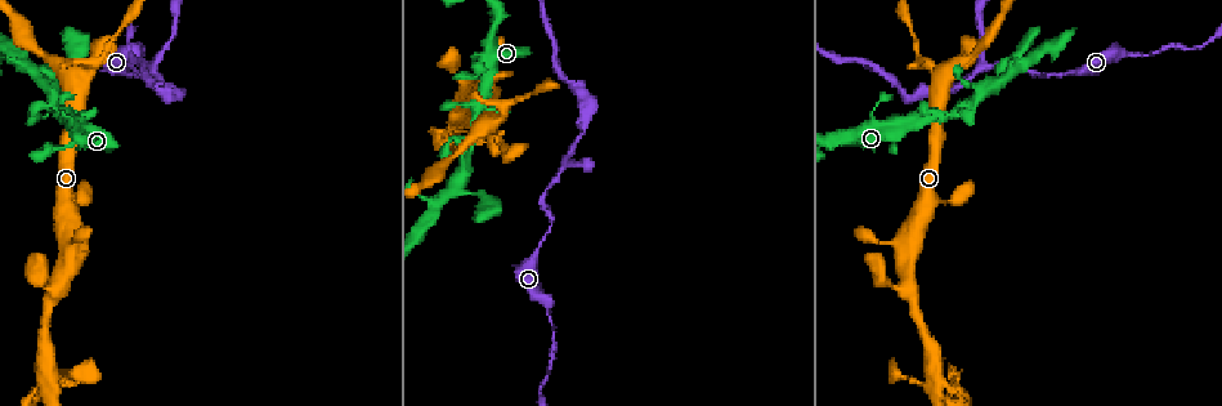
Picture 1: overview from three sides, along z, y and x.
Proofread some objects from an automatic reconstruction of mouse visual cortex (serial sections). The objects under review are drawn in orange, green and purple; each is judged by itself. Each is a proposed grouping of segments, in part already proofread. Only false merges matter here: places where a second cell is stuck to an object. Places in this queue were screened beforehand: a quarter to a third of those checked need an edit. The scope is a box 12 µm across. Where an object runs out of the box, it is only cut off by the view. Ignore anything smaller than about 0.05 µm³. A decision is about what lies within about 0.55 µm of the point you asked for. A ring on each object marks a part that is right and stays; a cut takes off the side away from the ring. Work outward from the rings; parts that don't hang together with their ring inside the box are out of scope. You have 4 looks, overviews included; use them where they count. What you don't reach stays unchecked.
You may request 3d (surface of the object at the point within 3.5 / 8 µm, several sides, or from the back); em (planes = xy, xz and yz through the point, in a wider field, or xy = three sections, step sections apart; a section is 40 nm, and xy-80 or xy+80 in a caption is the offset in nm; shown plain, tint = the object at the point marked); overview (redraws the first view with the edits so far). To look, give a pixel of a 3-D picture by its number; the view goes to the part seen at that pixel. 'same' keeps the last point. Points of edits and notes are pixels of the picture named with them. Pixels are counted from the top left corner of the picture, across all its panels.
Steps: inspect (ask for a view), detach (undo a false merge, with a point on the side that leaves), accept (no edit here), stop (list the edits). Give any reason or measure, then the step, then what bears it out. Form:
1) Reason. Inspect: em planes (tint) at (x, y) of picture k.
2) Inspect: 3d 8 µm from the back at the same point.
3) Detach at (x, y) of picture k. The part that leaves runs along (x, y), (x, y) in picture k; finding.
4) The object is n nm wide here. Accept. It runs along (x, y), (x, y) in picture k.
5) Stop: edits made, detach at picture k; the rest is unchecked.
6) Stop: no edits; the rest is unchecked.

Calibre changes. Inspect: 3d 3.5 µm at (506, 110) of picture 1.

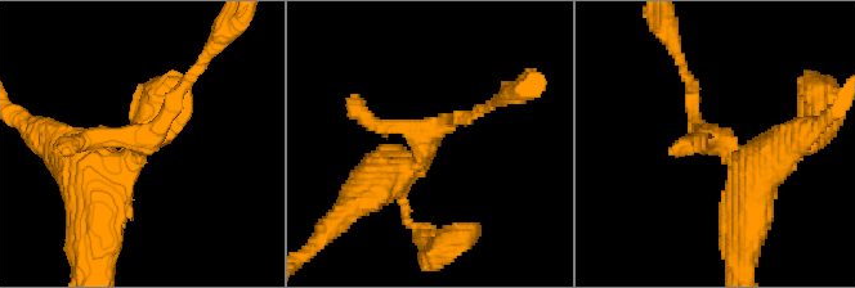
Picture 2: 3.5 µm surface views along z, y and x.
Inspect: em xy step 3 (tint) at (714, 145) of picture 2.

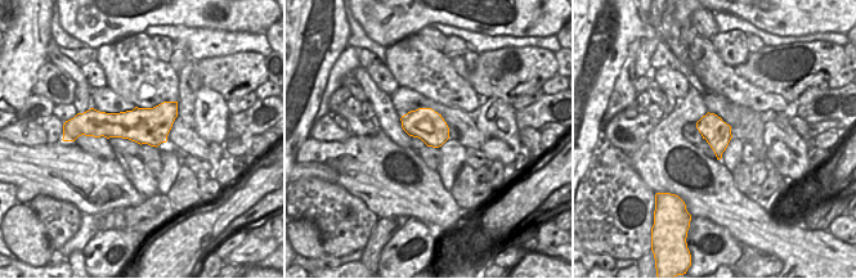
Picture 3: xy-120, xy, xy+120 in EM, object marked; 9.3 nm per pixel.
Detach at (108, 134) of picture 2. The part that leaves runs along (729, 153), (699, 133), (686, 77) in picture 2; a second cell is stuck on.

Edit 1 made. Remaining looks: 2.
Three-way junction. Inspect: 3d 8 µm at (563, 165) of picture 1.

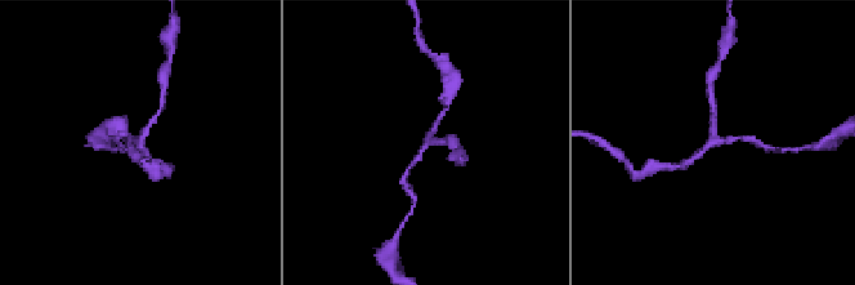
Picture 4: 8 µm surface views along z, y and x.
3 arms meet here; the arms are 150, 150, 200 nm wide; need the tissue. Inspect: em xy step 2 (tint) at (717, 143) of picture 4.

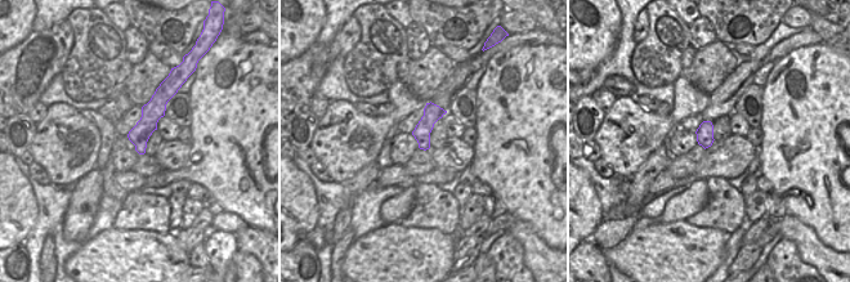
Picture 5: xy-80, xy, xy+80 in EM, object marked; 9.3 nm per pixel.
Accept. It runs along (406, 174), (441, 119) in picture 4; all the same cell.

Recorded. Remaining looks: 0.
Stop: edits made, detach at picture 2; the rest is unchecked.

